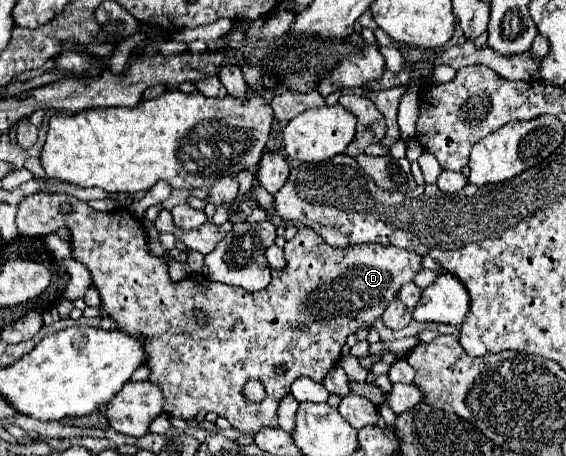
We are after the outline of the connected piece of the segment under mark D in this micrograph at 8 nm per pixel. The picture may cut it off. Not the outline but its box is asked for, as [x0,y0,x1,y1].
[17,192,423,432]

